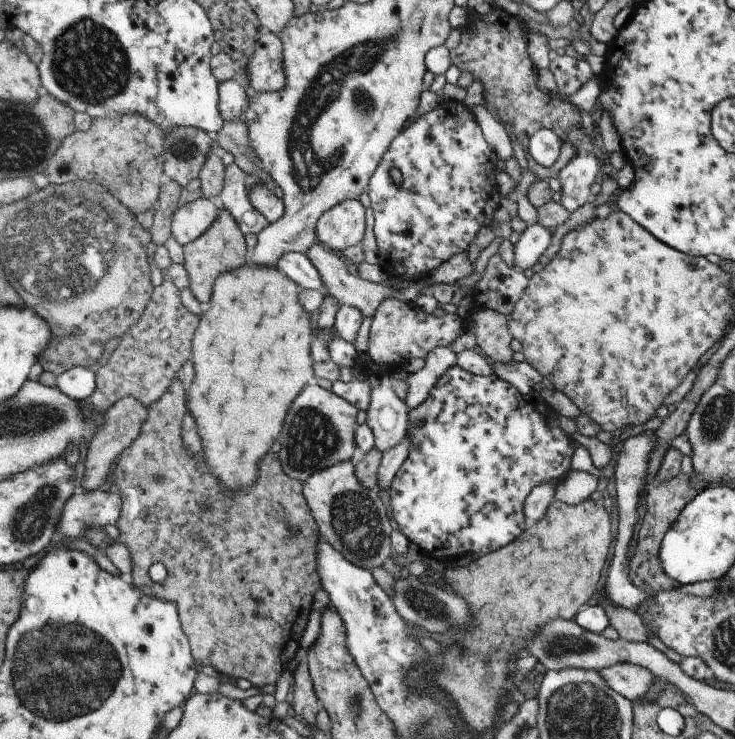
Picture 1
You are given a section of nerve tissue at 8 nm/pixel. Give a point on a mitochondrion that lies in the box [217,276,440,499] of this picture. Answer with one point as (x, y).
(312, 440)

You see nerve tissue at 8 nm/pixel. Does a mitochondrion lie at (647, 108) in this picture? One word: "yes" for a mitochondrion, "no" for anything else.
no

